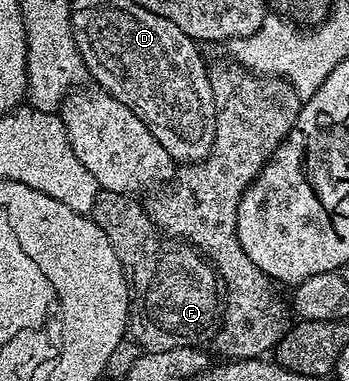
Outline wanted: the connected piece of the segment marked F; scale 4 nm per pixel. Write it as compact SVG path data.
M99 188L96 203L89 216L108 235L108 243L116 251L122 270L130 287L130 316L128 318L128 337L139 345L142 353L159 353L183 349L189 345L201 346L201 341L209 342L220 328L223 298L220 296L220 278L213 265L192 245L167 237L159 231L149 212L129 193L117 193Z

